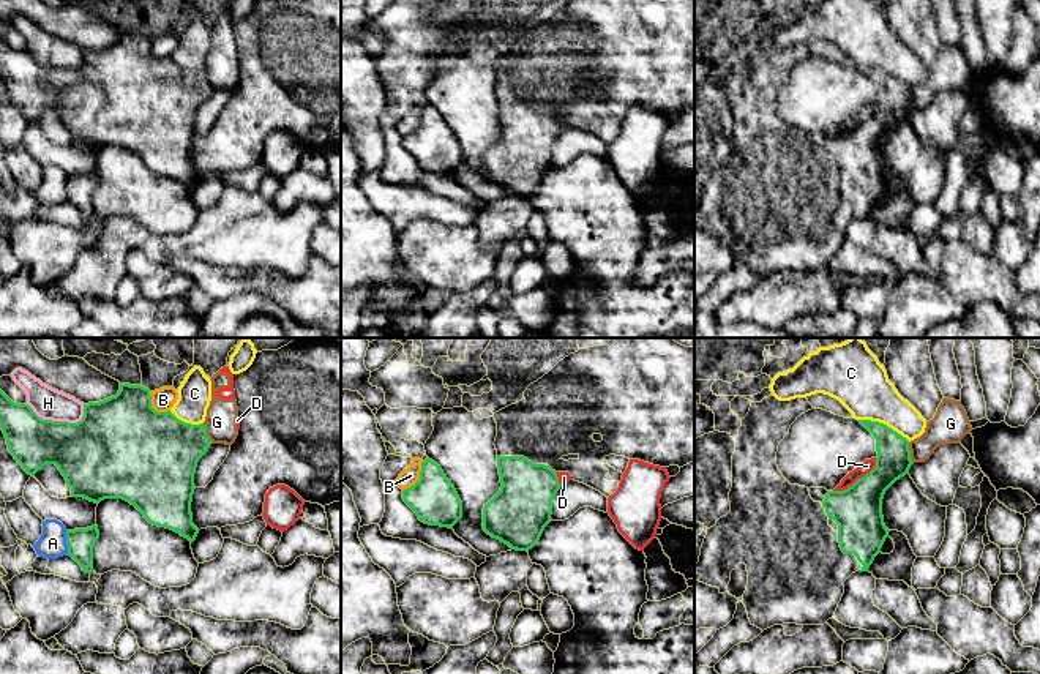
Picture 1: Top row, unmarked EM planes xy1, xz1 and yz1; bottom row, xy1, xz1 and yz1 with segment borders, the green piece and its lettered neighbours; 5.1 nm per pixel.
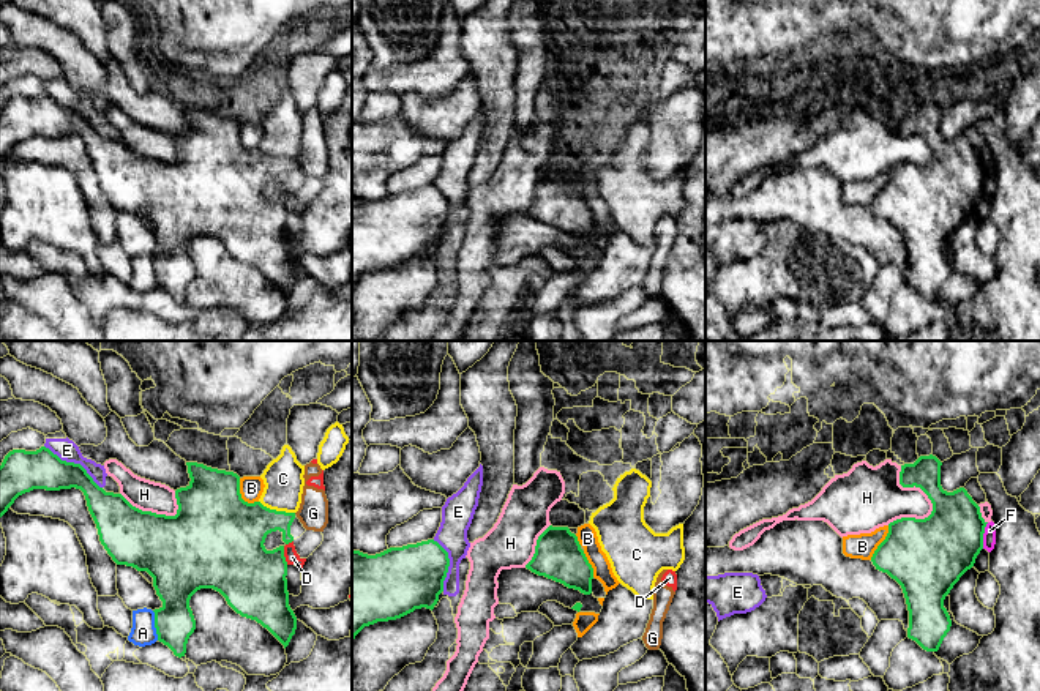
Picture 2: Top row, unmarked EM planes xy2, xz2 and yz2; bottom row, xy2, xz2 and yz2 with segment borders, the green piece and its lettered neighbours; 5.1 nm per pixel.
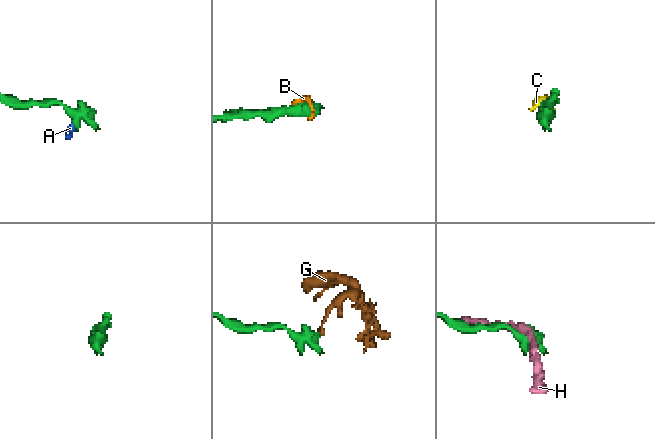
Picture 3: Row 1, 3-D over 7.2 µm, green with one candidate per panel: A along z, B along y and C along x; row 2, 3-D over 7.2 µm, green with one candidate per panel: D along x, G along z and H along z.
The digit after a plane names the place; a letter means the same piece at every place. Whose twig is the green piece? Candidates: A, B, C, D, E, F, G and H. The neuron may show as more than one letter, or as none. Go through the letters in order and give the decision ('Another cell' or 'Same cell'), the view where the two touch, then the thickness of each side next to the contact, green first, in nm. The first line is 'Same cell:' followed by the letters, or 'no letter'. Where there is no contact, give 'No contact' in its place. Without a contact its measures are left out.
Same cell: no letter
A: Another cell. Touches green in xy2. Thickness 220 nm (green) against 130 nm
B: Another cell. Touches green in xy2. Thickness 480 nm (green) against 120 nm
C: Another cell. Touches green in yz1. Thickness 180 nm (green) against 280 nm
D: Another cell. Touches green in yz1. Thickness 260 nm (green) against 70 nm
E: Another cell. Touches green in xy2. Thickness 200 nm (green) against 110 nm
F: Another cell. Touches green in yz2. Thickness 360 nm (green) against 60 nm
G: Another cell. Touches green in yz1. Thickness 180 nm (green) against 180 nm
H: Another cell. Touches green in yz2. Thickness 360 nm (green) against 240 nm

